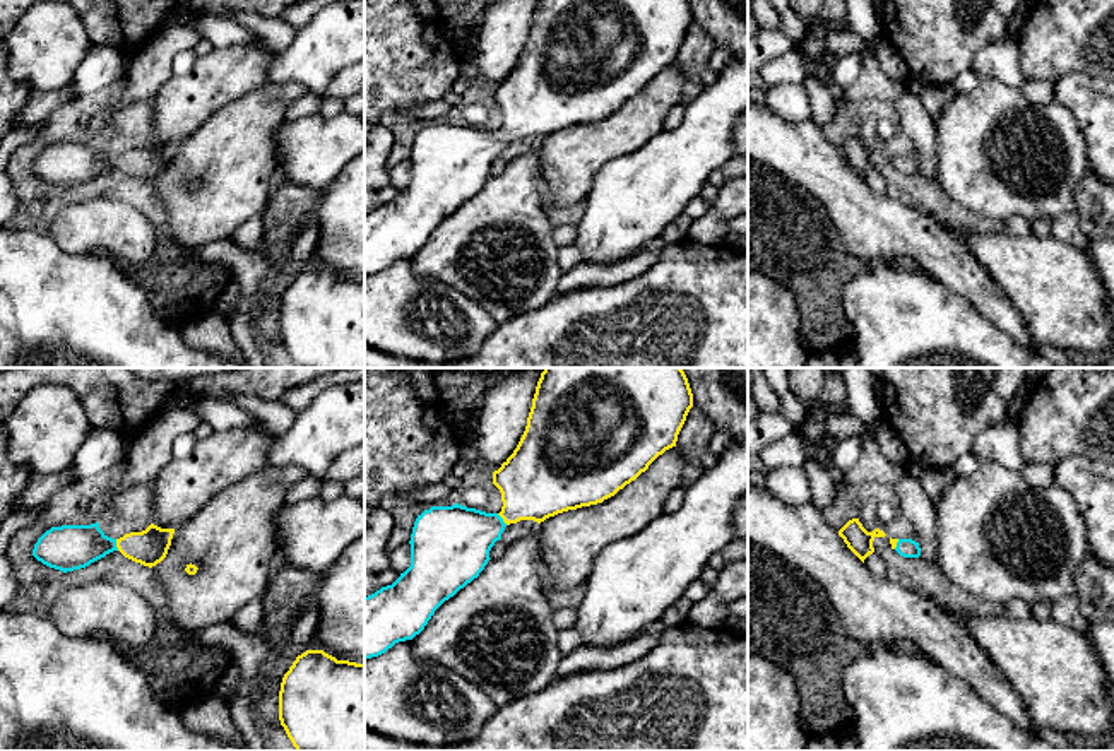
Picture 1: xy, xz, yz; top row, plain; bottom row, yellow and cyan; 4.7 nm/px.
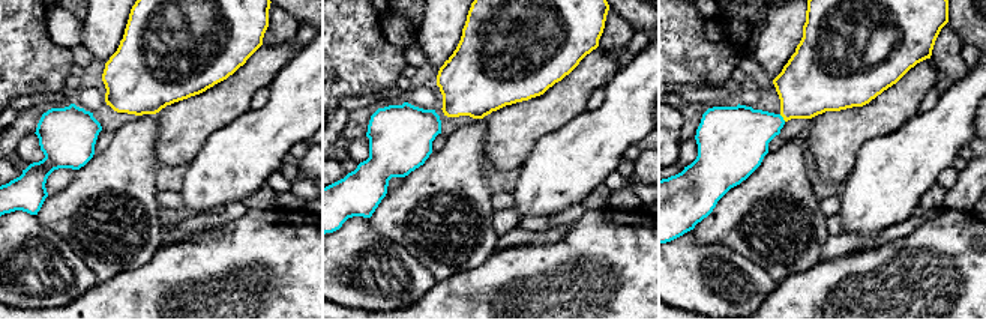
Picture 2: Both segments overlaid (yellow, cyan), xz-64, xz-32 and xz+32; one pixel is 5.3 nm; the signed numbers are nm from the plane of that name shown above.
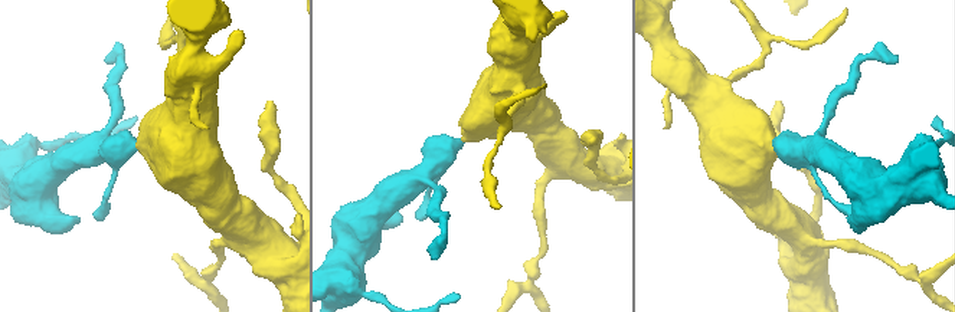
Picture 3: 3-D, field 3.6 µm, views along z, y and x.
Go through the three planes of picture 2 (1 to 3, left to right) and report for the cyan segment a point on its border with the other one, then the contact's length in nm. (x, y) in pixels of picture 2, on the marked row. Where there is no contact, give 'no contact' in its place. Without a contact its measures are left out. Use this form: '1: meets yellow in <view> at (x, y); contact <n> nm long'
1: no contact
2: no contact
3: meets yellow in xz+32 at (782, 116); contact 50 nm long

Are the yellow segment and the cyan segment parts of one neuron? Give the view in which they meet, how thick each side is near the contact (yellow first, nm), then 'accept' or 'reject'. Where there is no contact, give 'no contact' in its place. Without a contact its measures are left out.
contact in xy; calibres 160 and 220 nm; accept

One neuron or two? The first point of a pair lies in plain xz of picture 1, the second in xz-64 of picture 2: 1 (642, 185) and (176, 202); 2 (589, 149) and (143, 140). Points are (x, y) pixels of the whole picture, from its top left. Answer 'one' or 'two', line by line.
1: two
2: two

